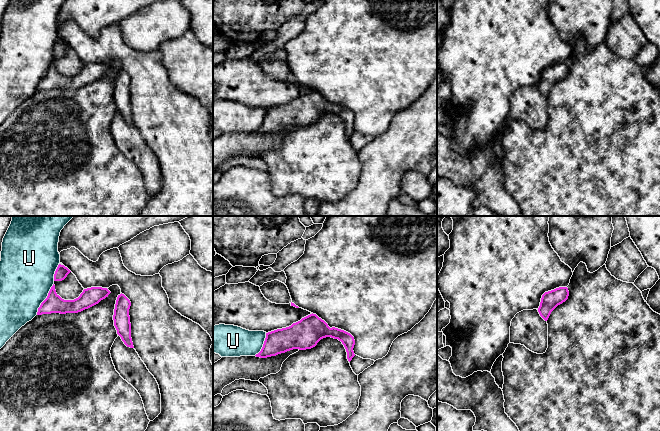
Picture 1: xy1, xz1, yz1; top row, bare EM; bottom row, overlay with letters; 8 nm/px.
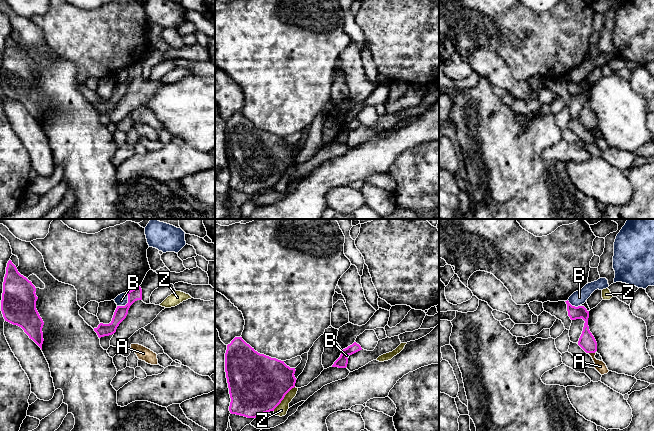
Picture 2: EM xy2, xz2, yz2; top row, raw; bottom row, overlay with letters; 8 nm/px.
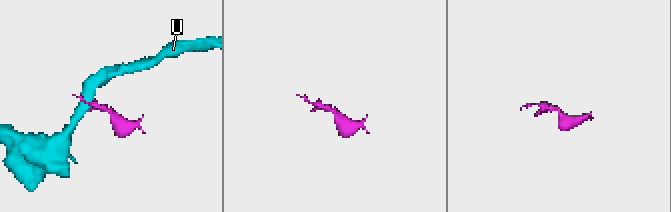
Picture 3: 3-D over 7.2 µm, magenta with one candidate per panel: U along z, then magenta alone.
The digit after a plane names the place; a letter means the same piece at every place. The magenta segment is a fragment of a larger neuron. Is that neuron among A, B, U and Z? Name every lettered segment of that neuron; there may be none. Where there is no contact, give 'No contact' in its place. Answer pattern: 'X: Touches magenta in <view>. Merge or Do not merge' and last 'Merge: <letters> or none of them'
A: Touches magenta in yz2. Merge
B: Touches magenta in xy2. Do not merge
U: Touches magenta in xy1. Do not merge
Z: Touches magenta in xz2. Do not merge
Merge: A

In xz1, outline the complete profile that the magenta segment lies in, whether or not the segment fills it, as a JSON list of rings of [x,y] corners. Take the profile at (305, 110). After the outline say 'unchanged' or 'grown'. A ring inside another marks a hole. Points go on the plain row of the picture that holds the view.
[[[313,89],[289,103],[266,109],[263,123],[255,132],[267,134],[293,125],[311,125],[326,113],[341,117],[346,125],[348,137],[352,136],[355,132],[353,127],[354,113],[344,106],[330,104],[324,96]]]; unchanged

